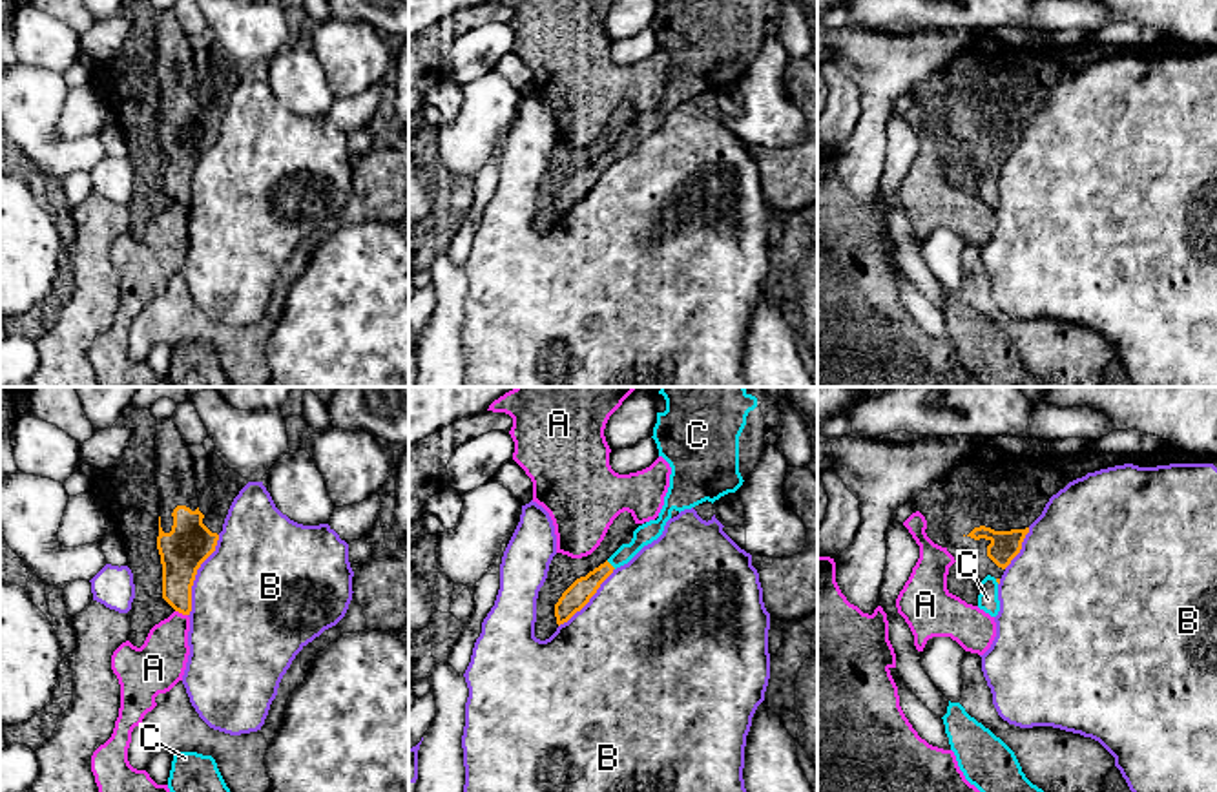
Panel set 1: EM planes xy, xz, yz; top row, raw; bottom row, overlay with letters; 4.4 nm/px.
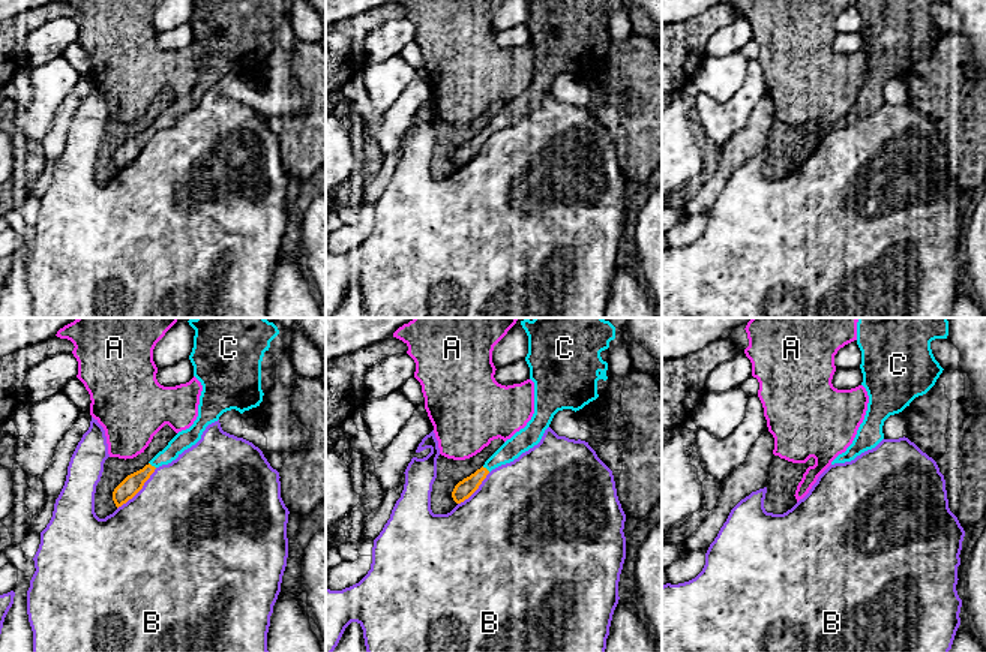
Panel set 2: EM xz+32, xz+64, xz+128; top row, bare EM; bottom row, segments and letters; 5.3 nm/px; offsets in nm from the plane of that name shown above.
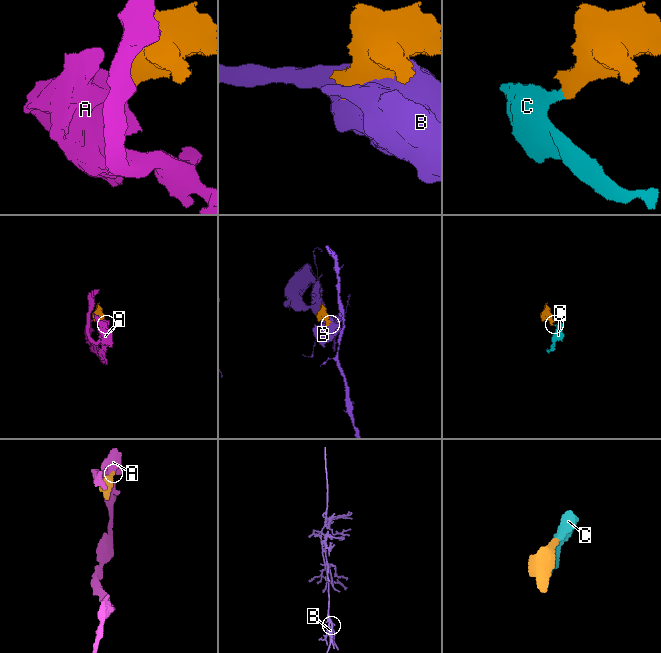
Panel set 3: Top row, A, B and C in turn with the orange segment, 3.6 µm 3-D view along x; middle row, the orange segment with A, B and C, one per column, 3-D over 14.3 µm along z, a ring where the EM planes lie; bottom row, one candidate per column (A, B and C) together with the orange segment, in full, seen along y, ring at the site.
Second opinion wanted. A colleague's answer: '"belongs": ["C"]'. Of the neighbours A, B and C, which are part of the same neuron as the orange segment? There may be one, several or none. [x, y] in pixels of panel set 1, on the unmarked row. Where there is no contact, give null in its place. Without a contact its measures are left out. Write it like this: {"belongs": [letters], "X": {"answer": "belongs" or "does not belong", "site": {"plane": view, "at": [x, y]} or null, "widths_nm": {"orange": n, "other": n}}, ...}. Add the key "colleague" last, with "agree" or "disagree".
{"belongs": ["C"], "A": {"answer": "does not belong", "site": {"plane": "xy", "at": [181, 203]}, "widths_nm": {"orange": 190, "other": 220}}, "B": {"answer": "does not belong", "site": {"plane": "xy", "at": [196, 165]}, "widths_nm": {"orange": 200, "other": 500}}, "C": {"answer": "belongs", "site": {"plane": "xz", "at": [610, 156]}, "widths_nm": {"orange": 110, "other": 90}}, "colleague": "agree"}

